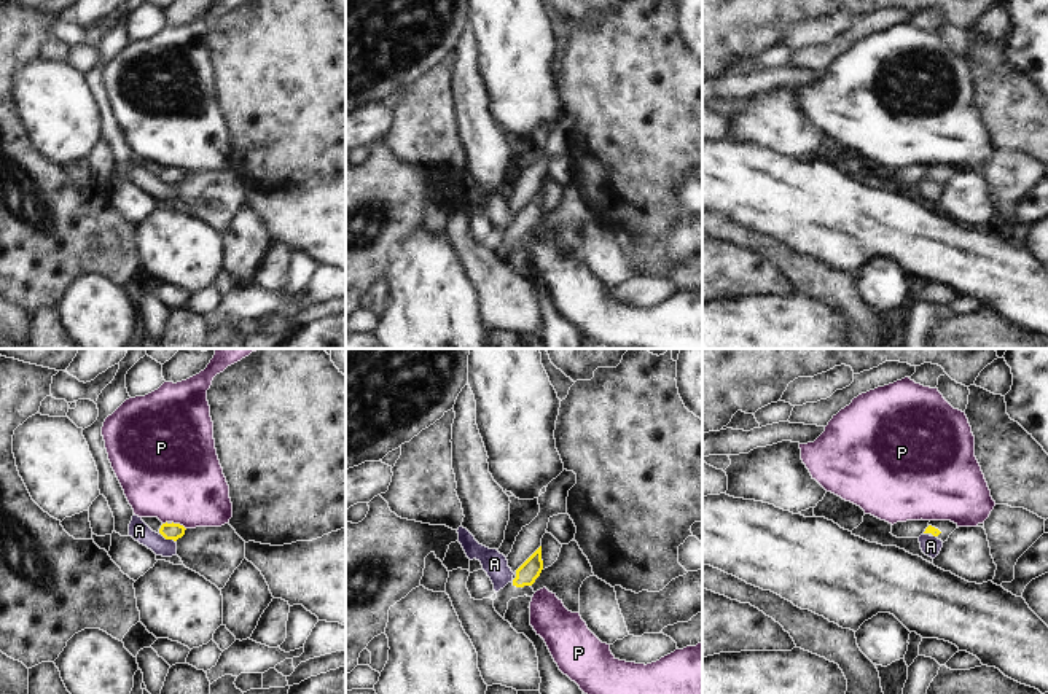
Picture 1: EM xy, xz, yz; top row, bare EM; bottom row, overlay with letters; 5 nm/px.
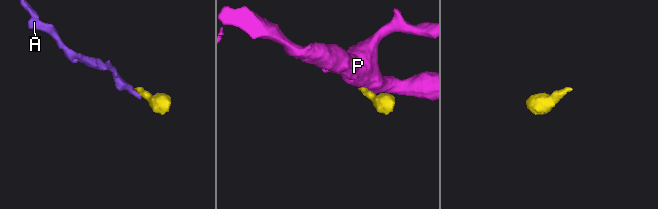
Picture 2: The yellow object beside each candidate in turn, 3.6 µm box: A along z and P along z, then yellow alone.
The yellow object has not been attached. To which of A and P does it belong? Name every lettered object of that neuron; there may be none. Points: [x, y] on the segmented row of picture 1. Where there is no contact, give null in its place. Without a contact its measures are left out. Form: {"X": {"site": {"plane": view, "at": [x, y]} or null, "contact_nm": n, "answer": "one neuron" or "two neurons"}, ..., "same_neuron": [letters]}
{"A": {"site": {"plane": "xy", "at": [168, 538]}, "contact_nm": 80, "answer": "two neurons"}, "P": {"site": {"plane": "xy", "at": [179, 524]}, "contact_nm": 80, "answer": "two neurons"}, "same_neuron": []}

